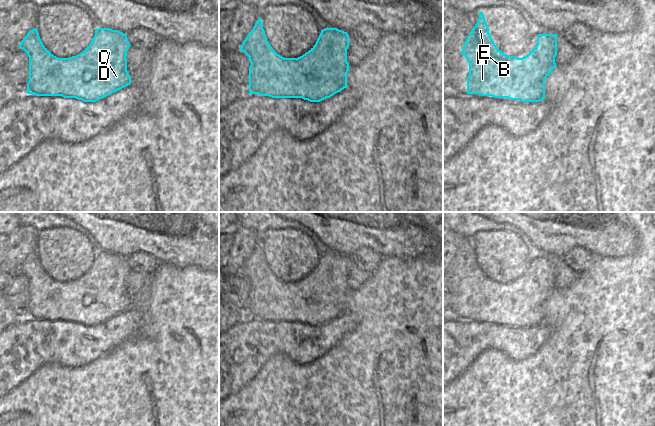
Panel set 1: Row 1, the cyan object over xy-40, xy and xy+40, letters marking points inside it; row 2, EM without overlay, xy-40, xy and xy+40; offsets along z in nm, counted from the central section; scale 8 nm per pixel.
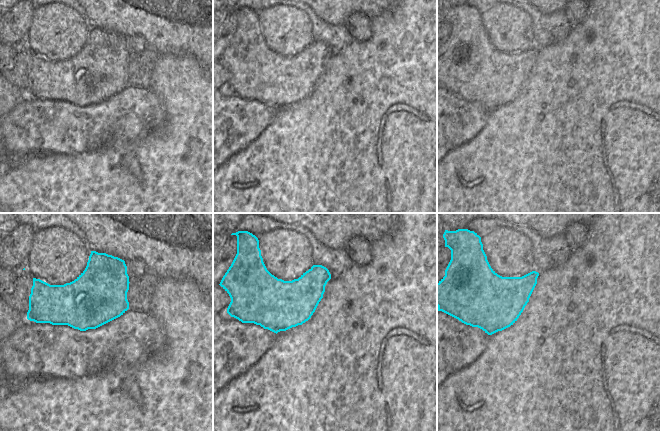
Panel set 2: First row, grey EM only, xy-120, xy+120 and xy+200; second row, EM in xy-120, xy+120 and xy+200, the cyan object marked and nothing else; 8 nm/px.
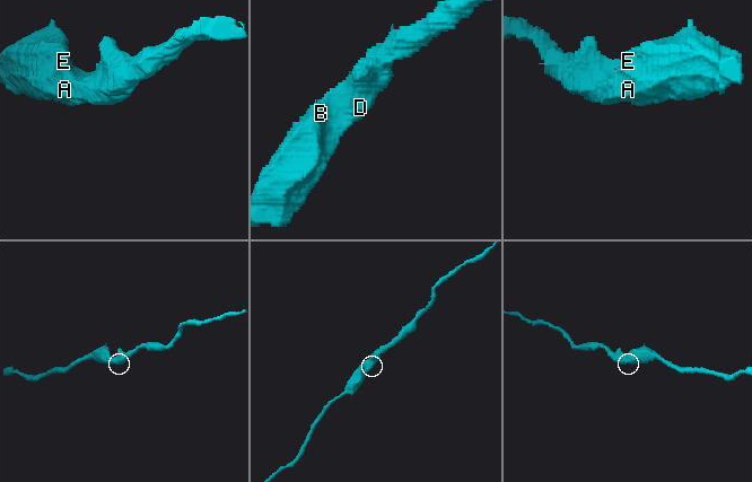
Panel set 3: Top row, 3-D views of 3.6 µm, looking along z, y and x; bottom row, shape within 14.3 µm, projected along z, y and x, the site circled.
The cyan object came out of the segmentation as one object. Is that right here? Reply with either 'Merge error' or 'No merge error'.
No merge error.

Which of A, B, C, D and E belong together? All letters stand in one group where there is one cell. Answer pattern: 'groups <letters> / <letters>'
groups A B C D E

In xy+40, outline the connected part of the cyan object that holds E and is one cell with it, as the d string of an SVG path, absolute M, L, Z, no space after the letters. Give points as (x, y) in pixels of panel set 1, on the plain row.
M480 236L479 243L467 261L461 277L469 287L467 318L540 326L545 323L545 303L557 290L557 258L538 258L537 269L526 280L508 280L495 269L483 236Z

